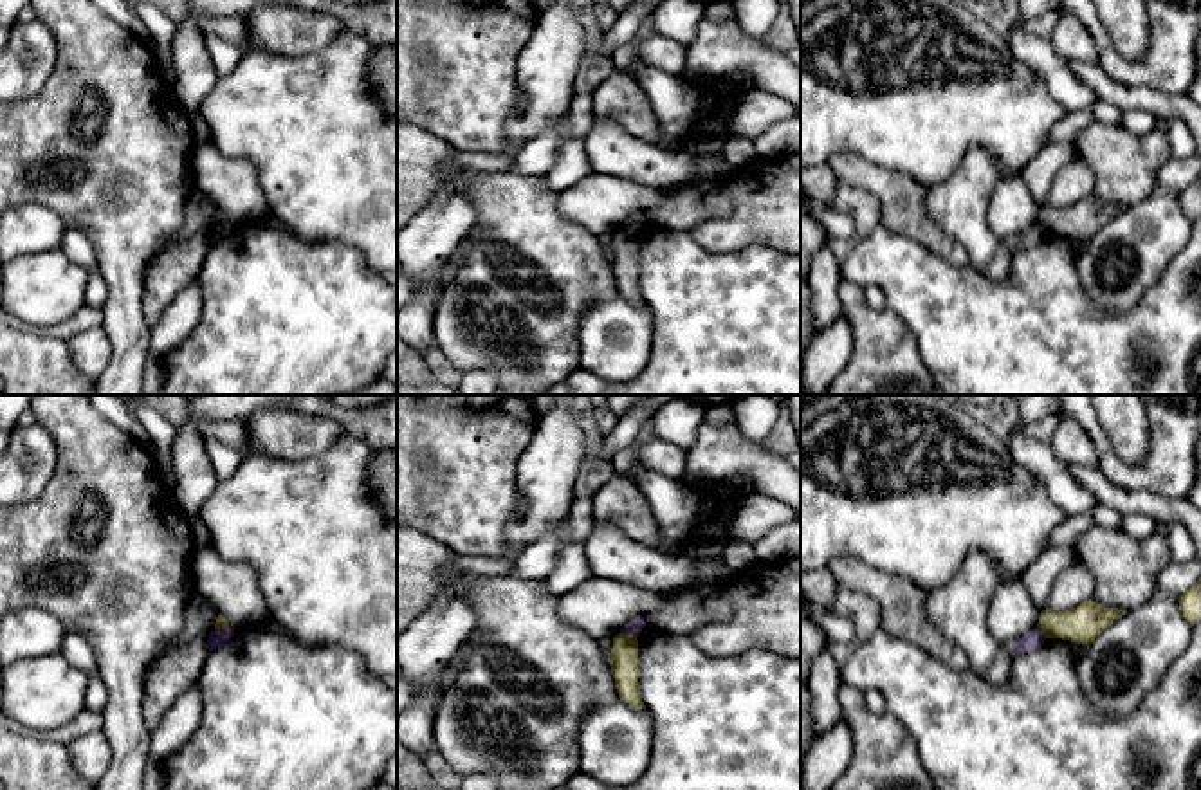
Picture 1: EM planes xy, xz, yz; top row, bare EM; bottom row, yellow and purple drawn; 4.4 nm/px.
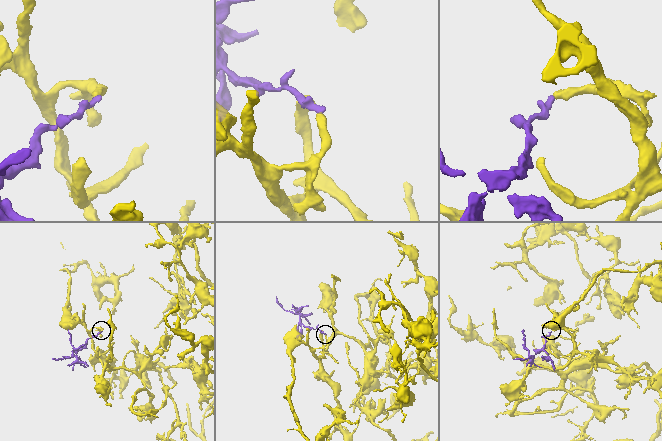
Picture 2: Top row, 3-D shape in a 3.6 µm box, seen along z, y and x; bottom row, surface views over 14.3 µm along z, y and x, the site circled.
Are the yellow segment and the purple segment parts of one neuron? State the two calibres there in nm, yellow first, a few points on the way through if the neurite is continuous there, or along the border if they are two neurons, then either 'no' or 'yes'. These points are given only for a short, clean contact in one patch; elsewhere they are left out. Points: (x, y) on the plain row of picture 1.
130/70 nm | along xz (621, 228), (635, 233) | no

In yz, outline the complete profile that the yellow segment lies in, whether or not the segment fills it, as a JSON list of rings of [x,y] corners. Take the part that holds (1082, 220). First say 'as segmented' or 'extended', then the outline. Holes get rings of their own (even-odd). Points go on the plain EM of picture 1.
as segmented; [[[1089,195],[1066,207],[1042,206],[1037,224],[1046,234],[1062,234],[1087,242],[1125,209],[1123,206],[1105,204]]]

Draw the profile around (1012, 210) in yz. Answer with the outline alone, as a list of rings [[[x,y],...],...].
[[[1021,175],[999,177],[986,220],[1001,242],[1013,243],[1030,225],[1037,224],[1039,213],[1041,206]]]

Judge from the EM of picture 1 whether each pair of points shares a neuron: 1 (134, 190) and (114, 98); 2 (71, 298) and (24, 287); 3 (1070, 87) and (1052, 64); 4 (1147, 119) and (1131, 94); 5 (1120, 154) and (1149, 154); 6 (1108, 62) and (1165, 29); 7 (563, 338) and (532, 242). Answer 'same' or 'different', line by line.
1: same
2: same
3: same
4: different
5: same
6: same
7: same

